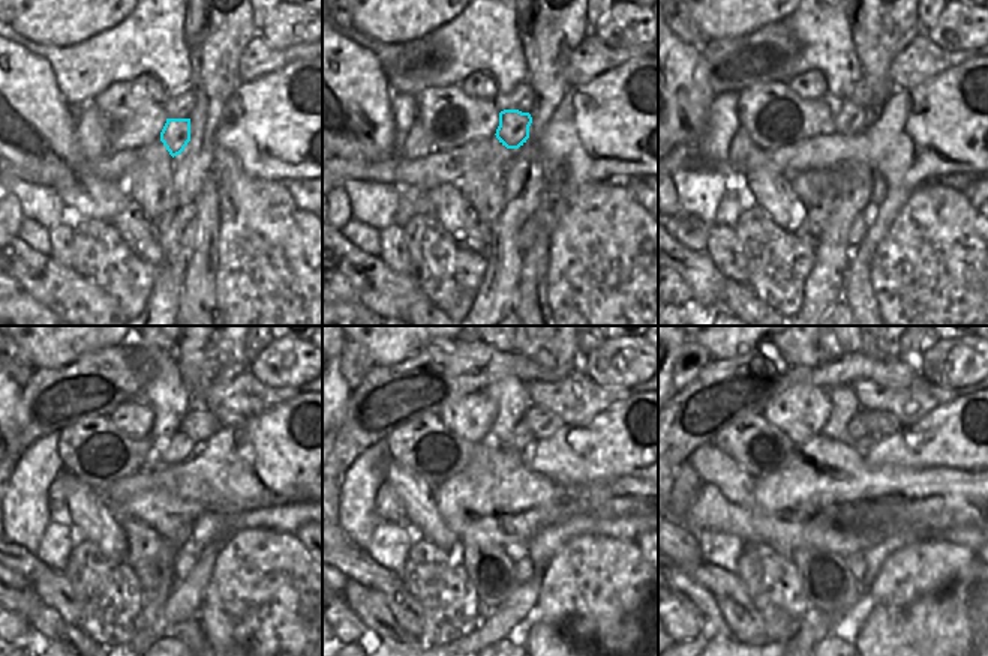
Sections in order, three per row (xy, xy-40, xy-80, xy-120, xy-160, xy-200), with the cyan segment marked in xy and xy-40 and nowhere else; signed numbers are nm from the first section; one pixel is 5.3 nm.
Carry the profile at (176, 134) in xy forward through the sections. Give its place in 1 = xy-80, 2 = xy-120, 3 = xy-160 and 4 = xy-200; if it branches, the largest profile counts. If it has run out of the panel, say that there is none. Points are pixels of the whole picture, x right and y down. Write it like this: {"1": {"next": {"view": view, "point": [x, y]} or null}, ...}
{"1": {"next": {"view": "xy-80", "point": [850, 119]}}, "2": {"next": {"view": "xy-120", "point": [177, 449]}}, "3": {"next": {"view": "xy-160", "point": [522, 439]}}, "4": {"next": {"view": "xy-200", "point": [856, 427]}}}

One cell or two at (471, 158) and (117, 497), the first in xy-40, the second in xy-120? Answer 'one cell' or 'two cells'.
one cell

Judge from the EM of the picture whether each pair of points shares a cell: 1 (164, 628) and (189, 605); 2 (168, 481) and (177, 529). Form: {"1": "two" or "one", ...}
{"1": "one", "2": "two"}

